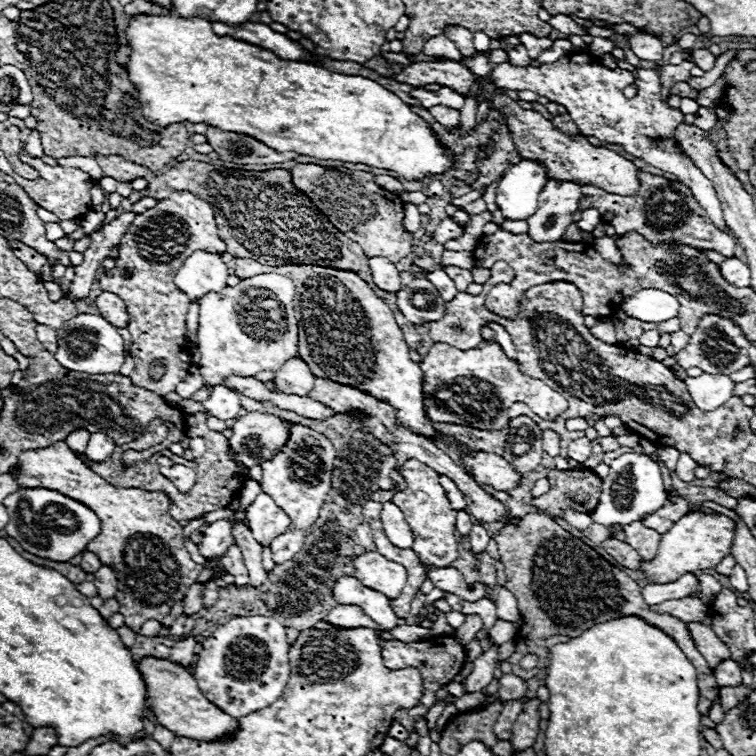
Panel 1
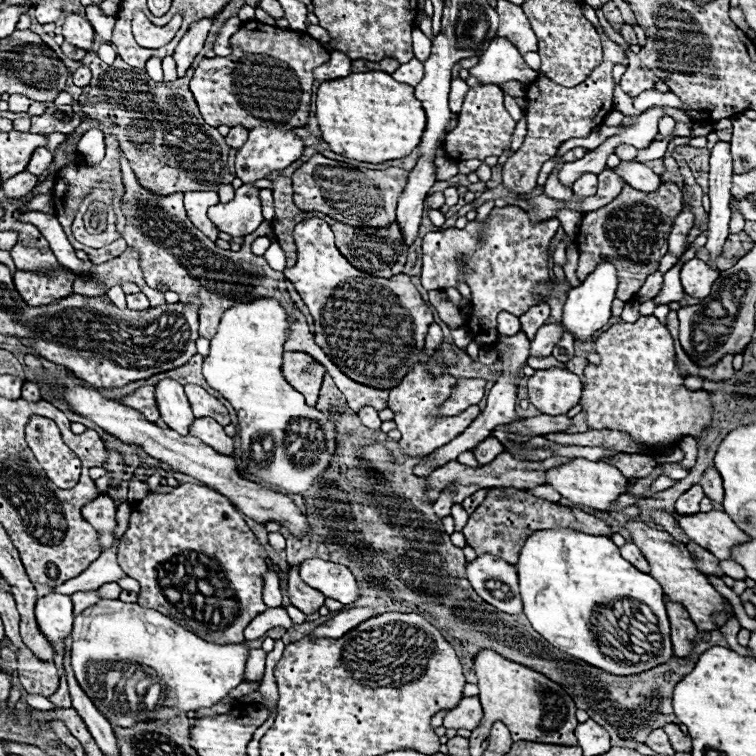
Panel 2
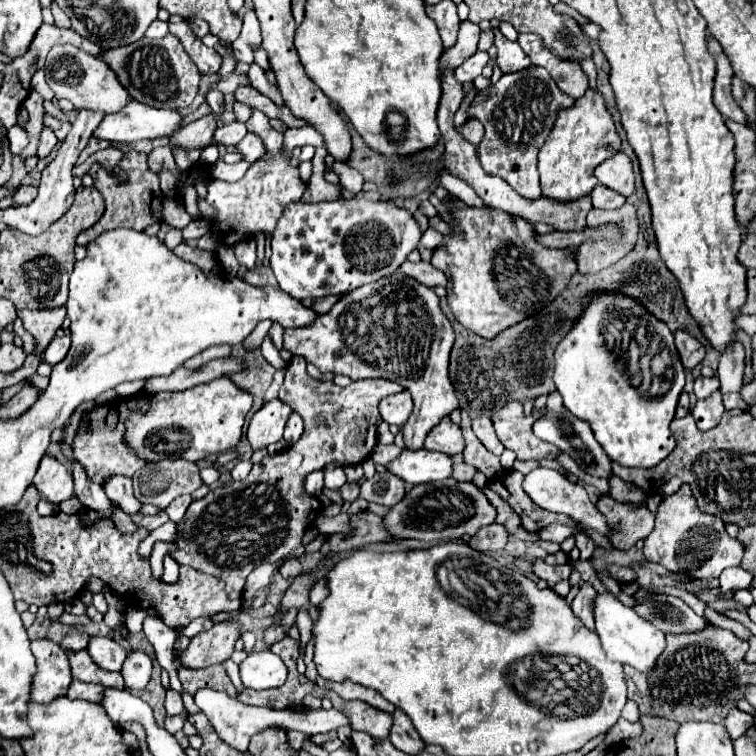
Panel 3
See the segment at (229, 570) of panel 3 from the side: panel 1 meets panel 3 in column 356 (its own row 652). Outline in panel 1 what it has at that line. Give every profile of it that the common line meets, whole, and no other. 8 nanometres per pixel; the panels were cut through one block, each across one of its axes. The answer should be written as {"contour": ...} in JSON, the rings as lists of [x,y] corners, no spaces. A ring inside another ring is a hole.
{"contour":[[[432,636],[430,640],[410,642],[410,644],[400,642],[400,640],[380,640],[380,652],[382,652],[382,658],[384,658],[384,666],[388,666],[390,670],[400,670],[400,668],[406,668],[406,666],[414,666],[414,668],[418,668],[422,672],[422,680],[424,680],[422,704],[412,708],[412,710],[398,710],[394,714],[394,720],[400,722],[408,732],[416,732],[414,724],[416,724],[418,716],[426,718],[428,710],[434,706],[436,690],[440,690],[442,686],[452,682],[454,676],[460,674],[464,662],[466,662],[464,648],[452,636]]]}

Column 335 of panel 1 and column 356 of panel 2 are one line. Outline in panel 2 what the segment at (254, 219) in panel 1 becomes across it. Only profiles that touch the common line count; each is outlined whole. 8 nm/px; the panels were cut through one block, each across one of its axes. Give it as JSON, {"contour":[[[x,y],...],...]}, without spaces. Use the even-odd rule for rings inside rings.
{"contour":[[[322,216],[334,230],[336,234],[336,246],[342,252],[342,256],[346,256],[350,260],[350,264],[354,264],[358,270],[366,272],[366,274],[374,274],[374,276],[394,276],[398,272],[402,272],[404,264],[406,264],[406,256],[408,256],[408,244],[402,238],[402,230],[398,226],[398,222],[392,222],[386,228],[354,228],[350,224],[338,222],[330,216]]]}

